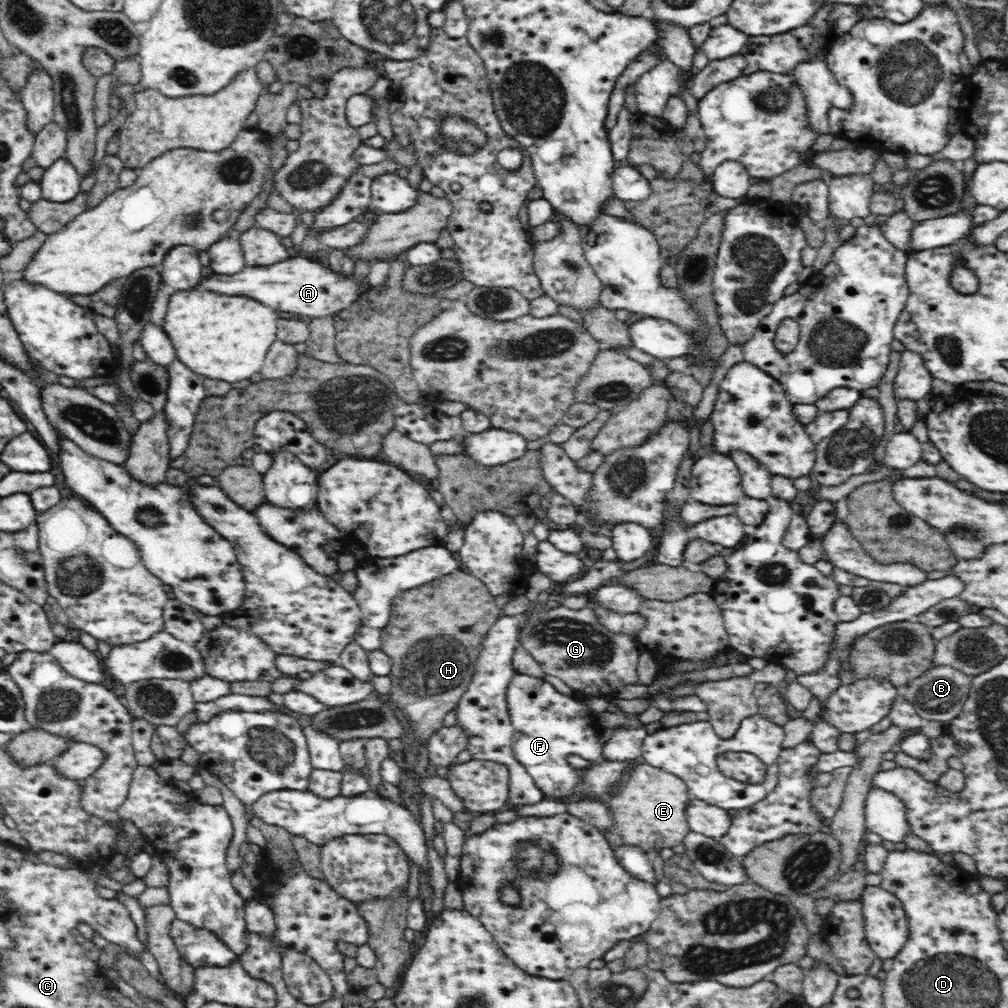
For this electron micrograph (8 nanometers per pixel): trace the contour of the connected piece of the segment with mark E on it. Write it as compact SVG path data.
M638 764L632 768L630 778L616 788L616 796L608 800L608 808L614 818L611 832L622 836L626 845L637 846L645 851L660 851L683 842L690 831L686 808L691 798L687 784L675 774L664 769Z

